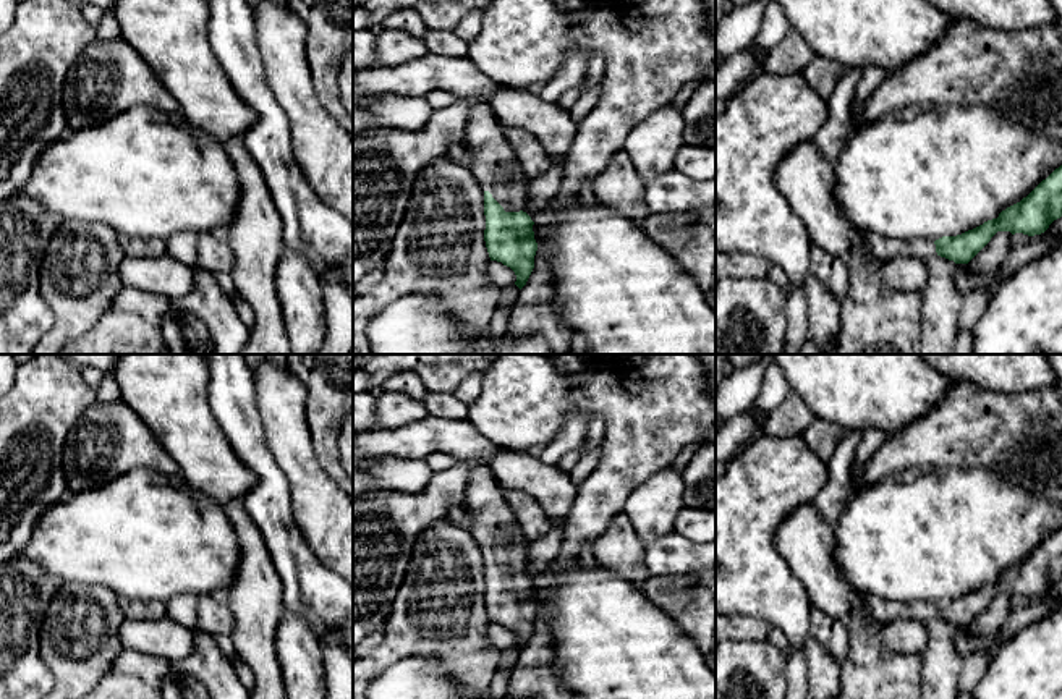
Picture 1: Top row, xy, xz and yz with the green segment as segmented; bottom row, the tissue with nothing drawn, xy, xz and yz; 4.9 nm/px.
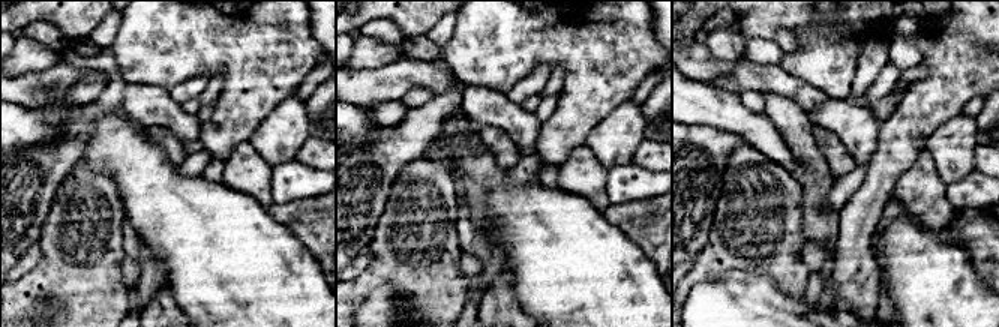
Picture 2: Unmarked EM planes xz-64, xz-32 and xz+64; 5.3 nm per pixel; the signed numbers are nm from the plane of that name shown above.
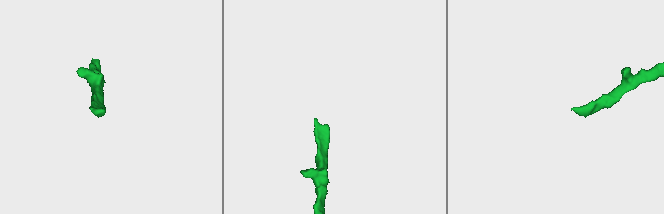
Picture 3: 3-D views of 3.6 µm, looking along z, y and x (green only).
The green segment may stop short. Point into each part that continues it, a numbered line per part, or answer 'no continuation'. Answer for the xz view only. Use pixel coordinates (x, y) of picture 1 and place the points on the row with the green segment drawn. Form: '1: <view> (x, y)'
1: xz (492, 160)

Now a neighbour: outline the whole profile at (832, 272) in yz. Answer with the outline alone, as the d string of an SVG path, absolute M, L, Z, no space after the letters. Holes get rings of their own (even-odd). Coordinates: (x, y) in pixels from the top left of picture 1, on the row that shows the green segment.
M813 244L809 275L829 288L837 298L842 298L848 290L848 265L845 261L829 254Z

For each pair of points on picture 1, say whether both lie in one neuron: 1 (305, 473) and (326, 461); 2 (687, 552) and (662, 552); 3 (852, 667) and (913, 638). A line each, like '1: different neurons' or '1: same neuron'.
1: different neurons
2: same neuron
3: different neurons

